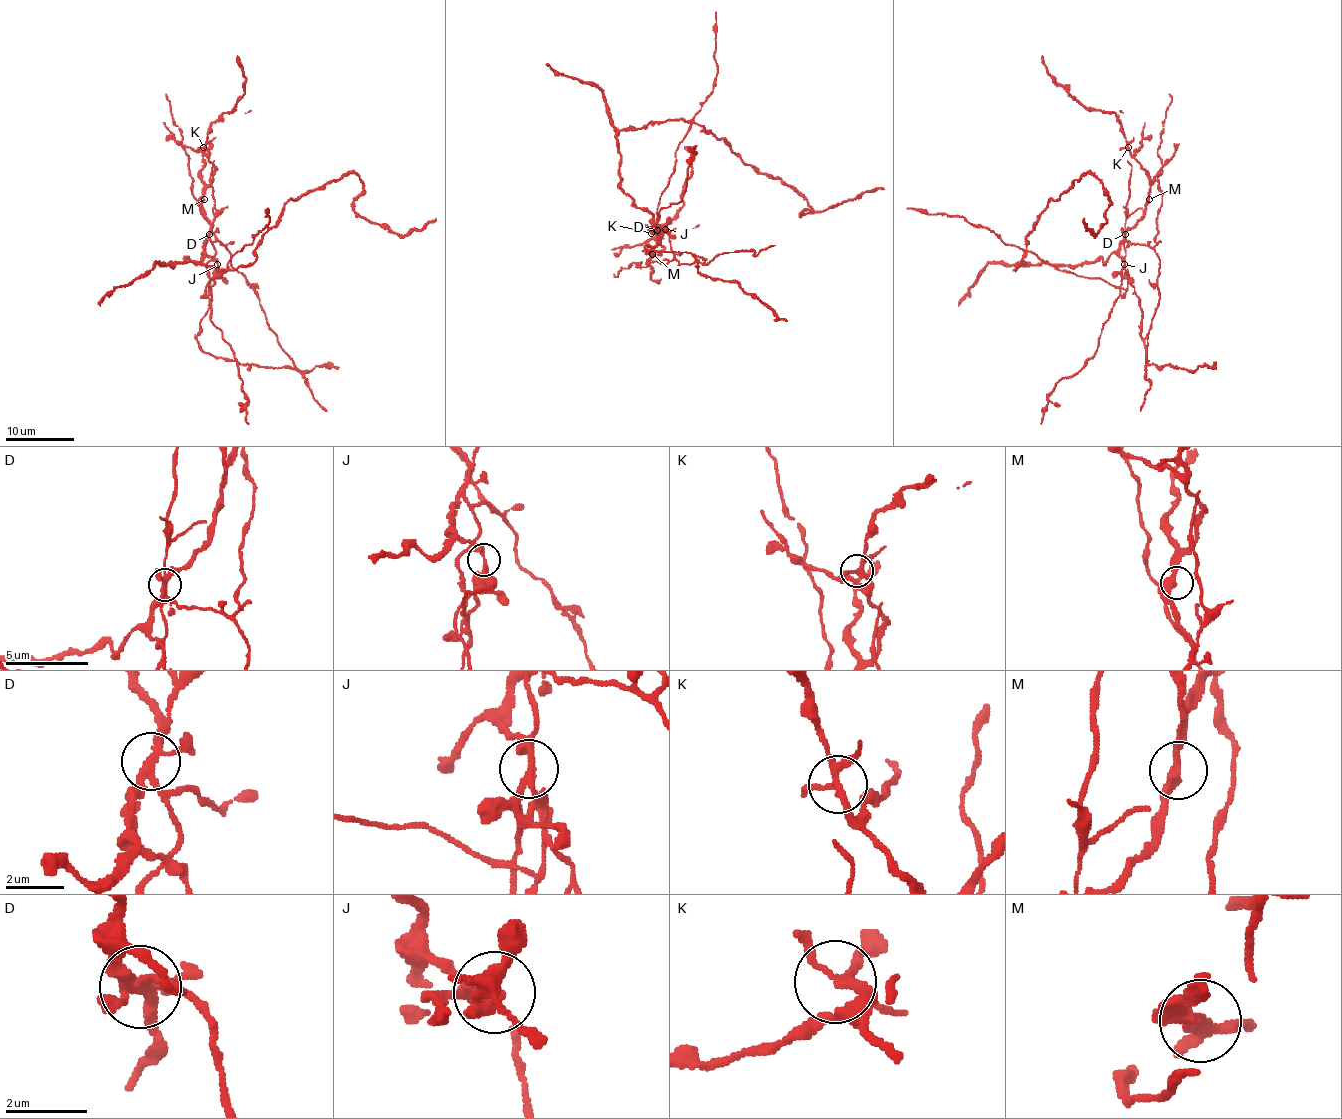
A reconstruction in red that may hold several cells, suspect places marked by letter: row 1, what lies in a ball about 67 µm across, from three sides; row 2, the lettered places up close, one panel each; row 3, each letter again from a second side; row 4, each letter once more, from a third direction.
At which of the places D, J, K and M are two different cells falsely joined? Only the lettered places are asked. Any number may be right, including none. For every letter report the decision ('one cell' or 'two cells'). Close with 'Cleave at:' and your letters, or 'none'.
D: two cells
J: two cells
K: one cell
M: one cell
Cleave at: D, J

